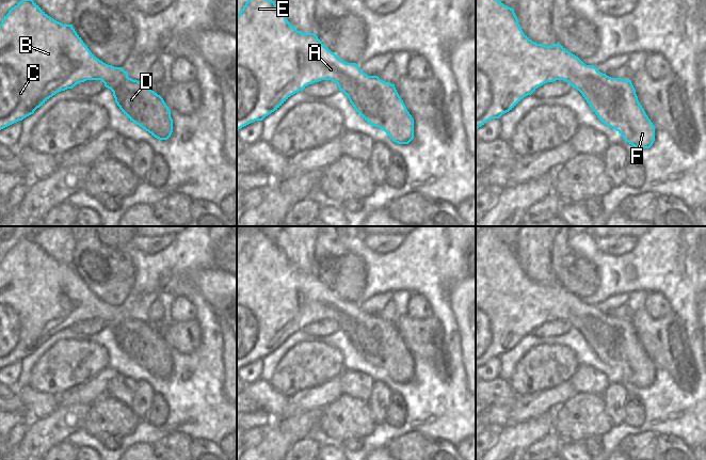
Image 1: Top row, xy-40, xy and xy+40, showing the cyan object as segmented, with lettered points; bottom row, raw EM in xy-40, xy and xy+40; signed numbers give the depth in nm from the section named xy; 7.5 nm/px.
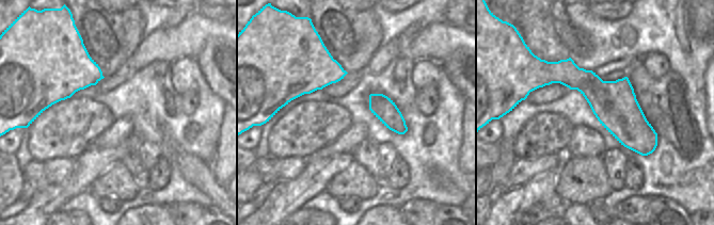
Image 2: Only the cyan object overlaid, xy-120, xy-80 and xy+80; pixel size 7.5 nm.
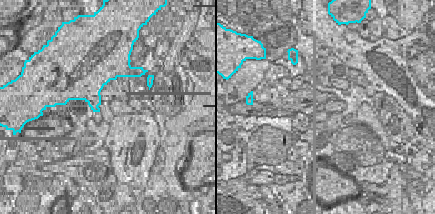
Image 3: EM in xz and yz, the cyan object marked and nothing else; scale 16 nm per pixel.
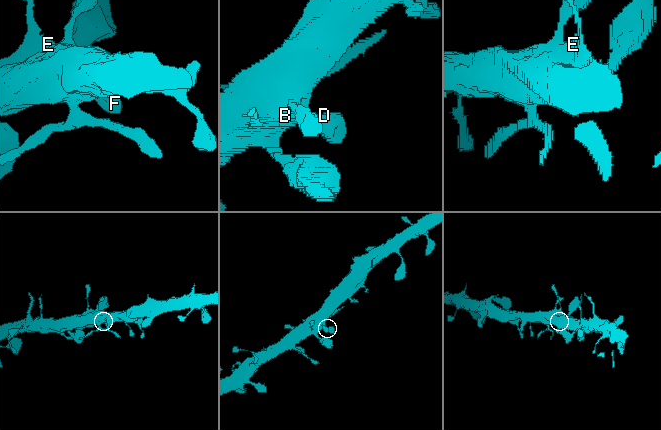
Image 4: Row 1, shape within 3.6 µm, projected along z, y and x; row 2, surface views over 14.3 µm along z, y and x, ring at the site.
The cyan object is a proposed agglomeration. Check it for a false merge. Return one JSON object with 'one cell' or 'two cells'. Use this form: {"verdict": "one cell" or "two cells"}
{"verdict": "one cell"}

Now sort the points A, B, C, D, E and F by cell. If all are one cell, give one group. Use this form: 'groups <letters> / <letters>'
groups A B C D E F

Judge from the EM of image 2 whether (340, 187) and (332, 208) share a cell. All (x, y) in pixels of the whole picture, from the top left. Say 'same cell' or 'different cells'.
different cells

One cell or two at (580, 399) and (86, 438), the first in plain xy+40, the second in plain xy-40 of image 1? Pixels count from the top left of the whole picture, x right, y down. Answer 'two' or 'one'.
two

